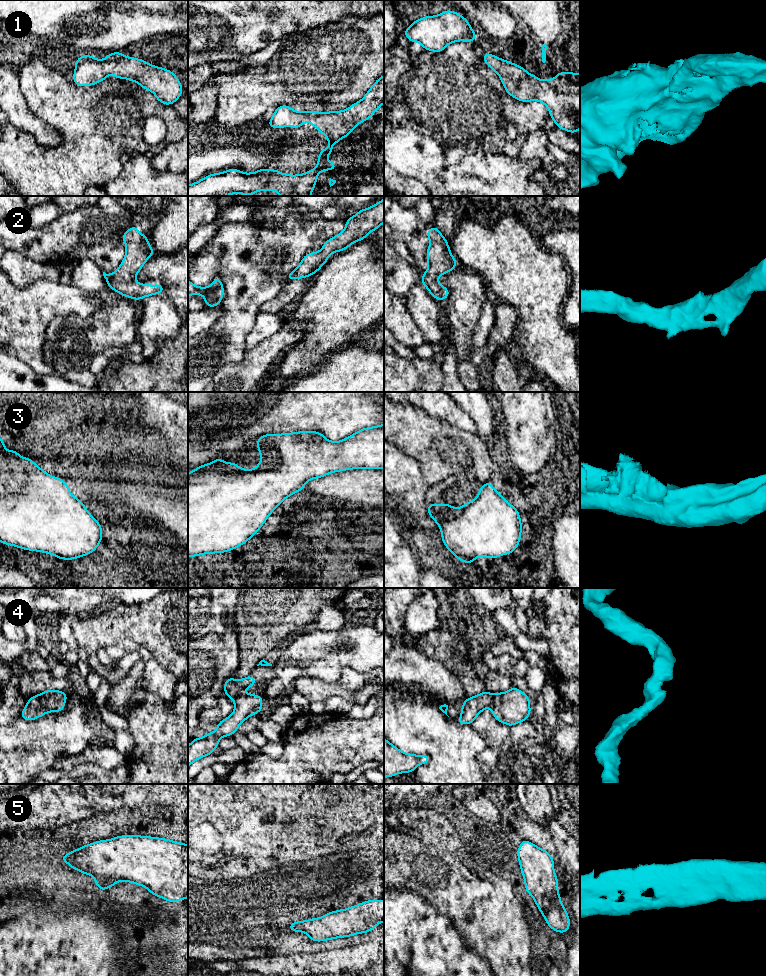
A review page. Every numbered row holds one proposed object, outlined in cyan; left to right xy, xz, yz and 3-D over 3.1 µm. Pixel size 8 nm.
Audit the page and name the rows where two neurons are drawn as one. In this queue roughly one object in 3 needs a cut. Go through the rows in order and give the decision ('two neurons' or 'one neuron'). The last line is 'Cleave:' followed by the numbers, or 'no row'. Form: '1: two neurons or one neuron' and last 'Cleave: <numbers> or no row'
1: one neuron
2: one neuron
3: one neuron
4: one neuron
5: one neuron
Cleave: no row

